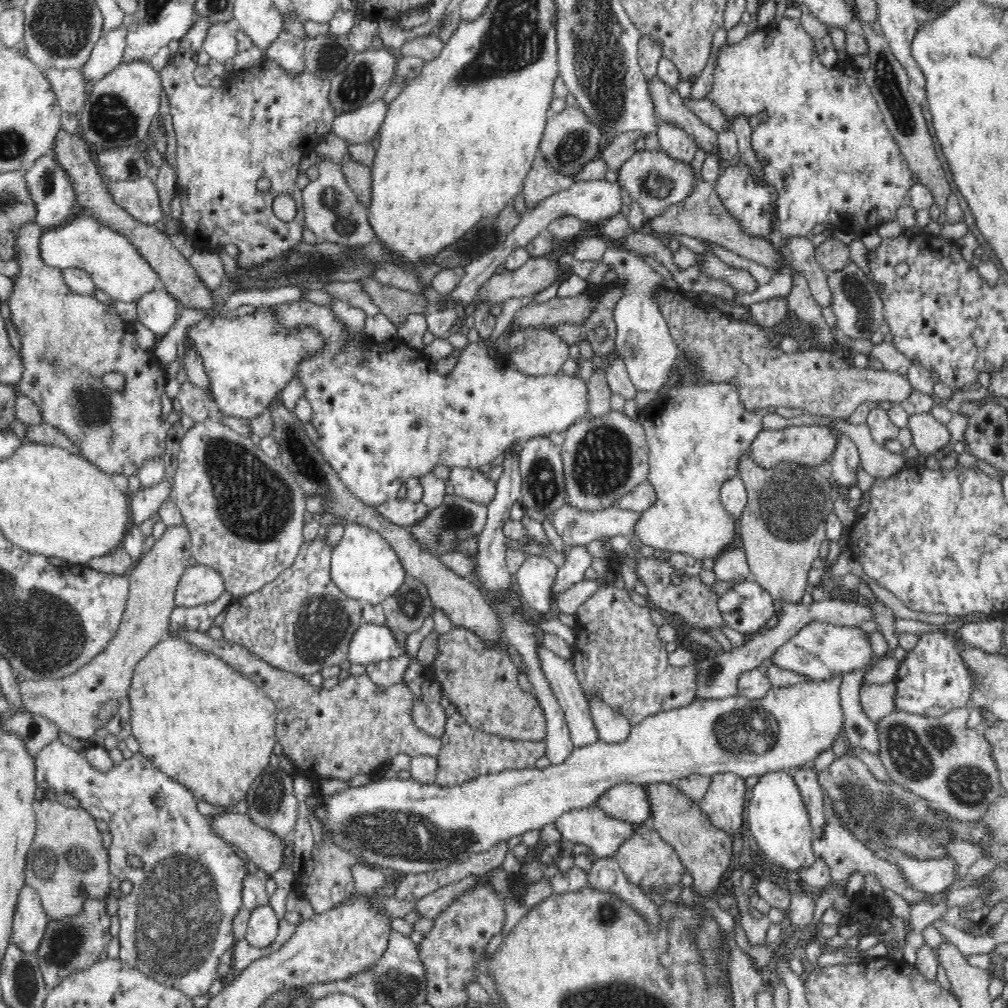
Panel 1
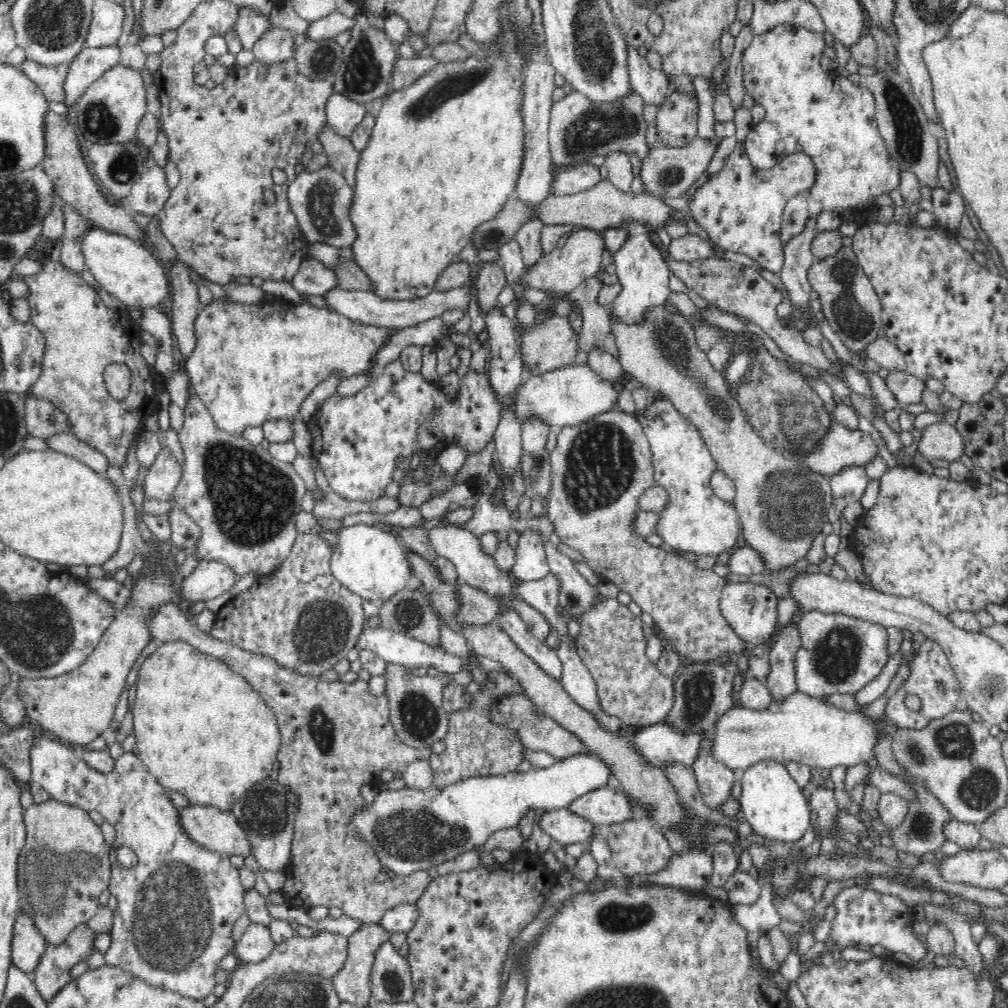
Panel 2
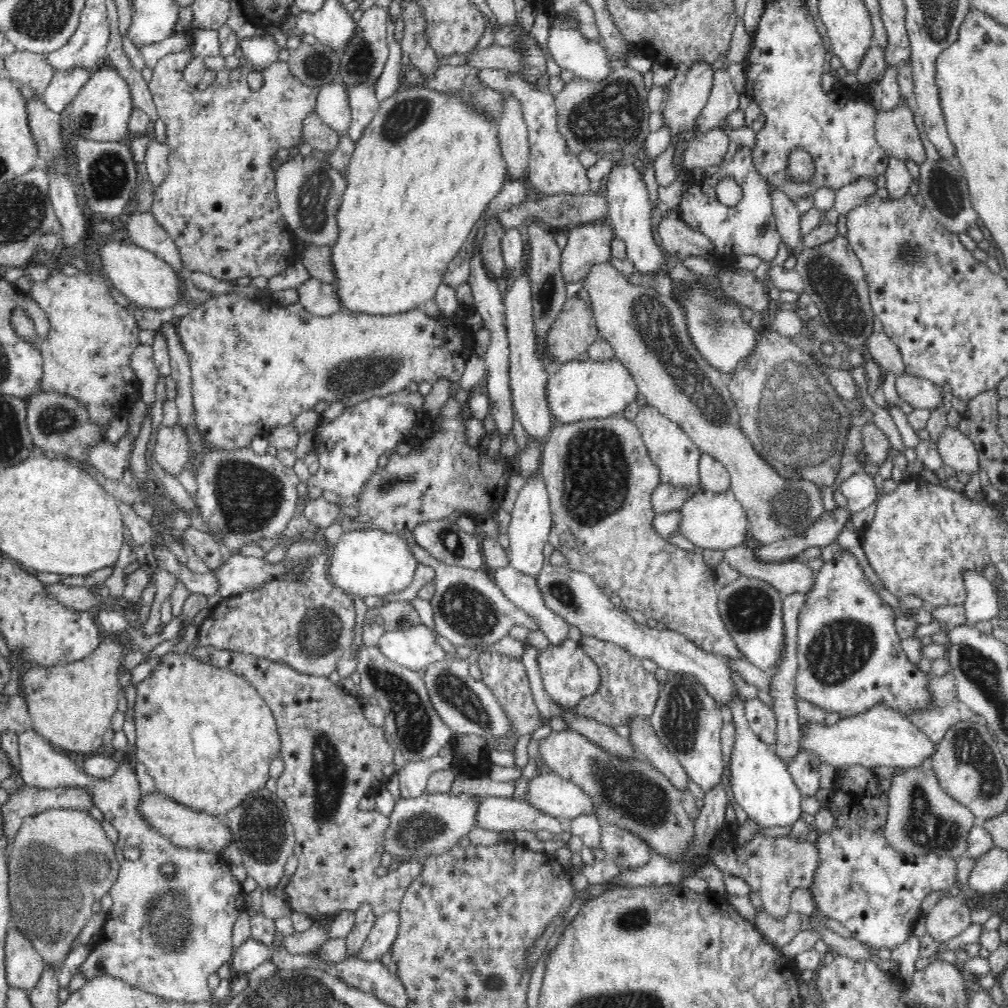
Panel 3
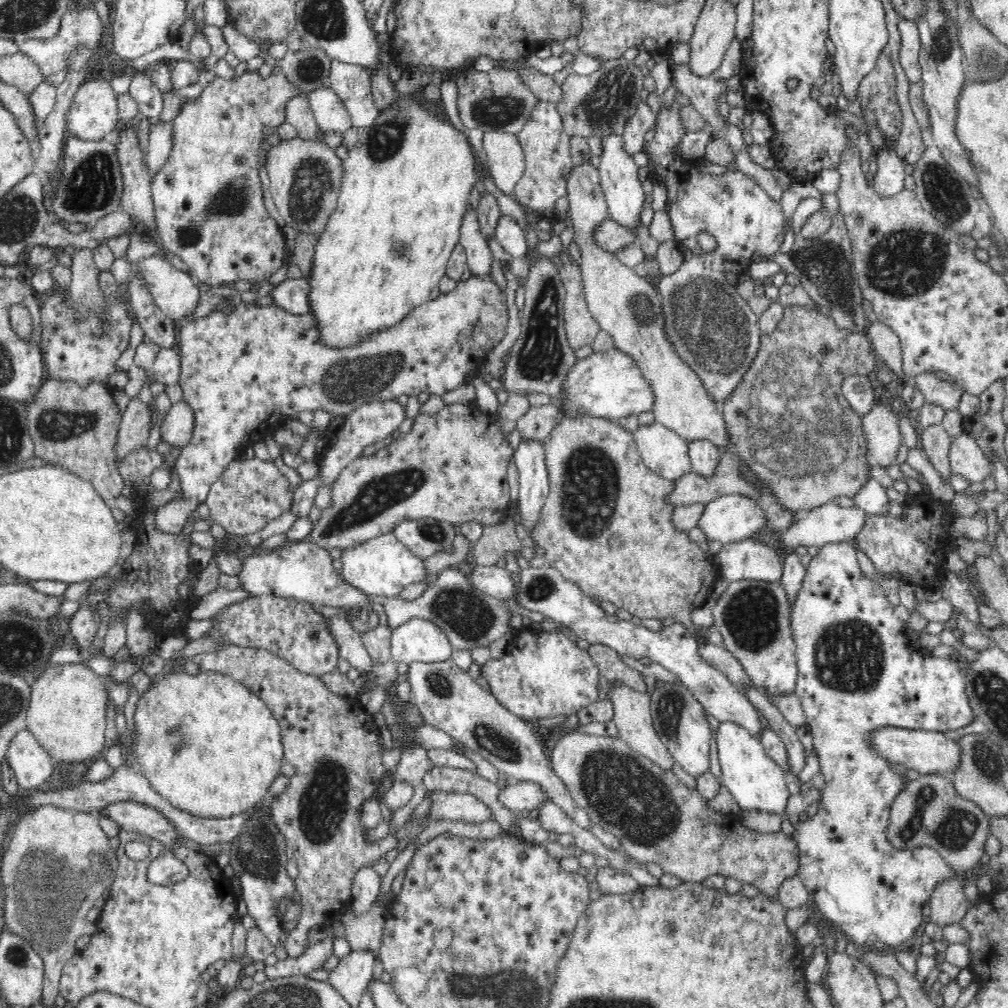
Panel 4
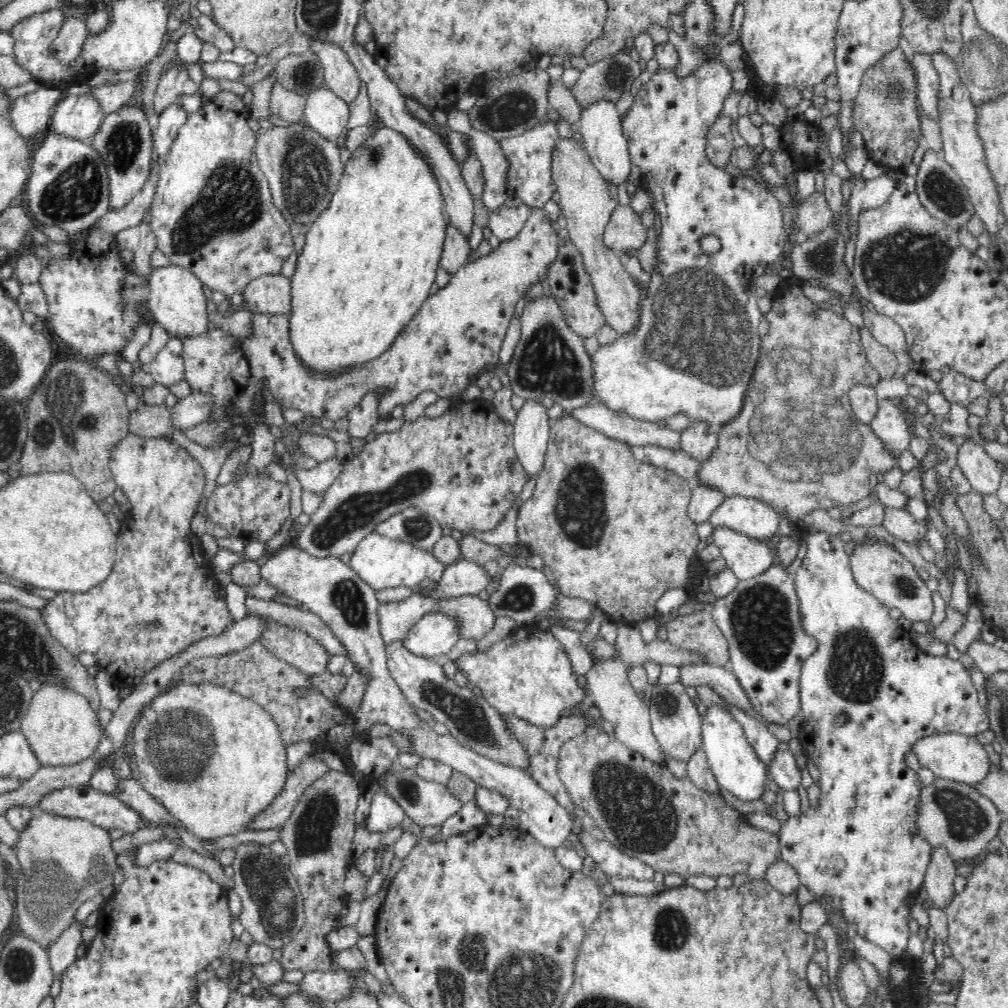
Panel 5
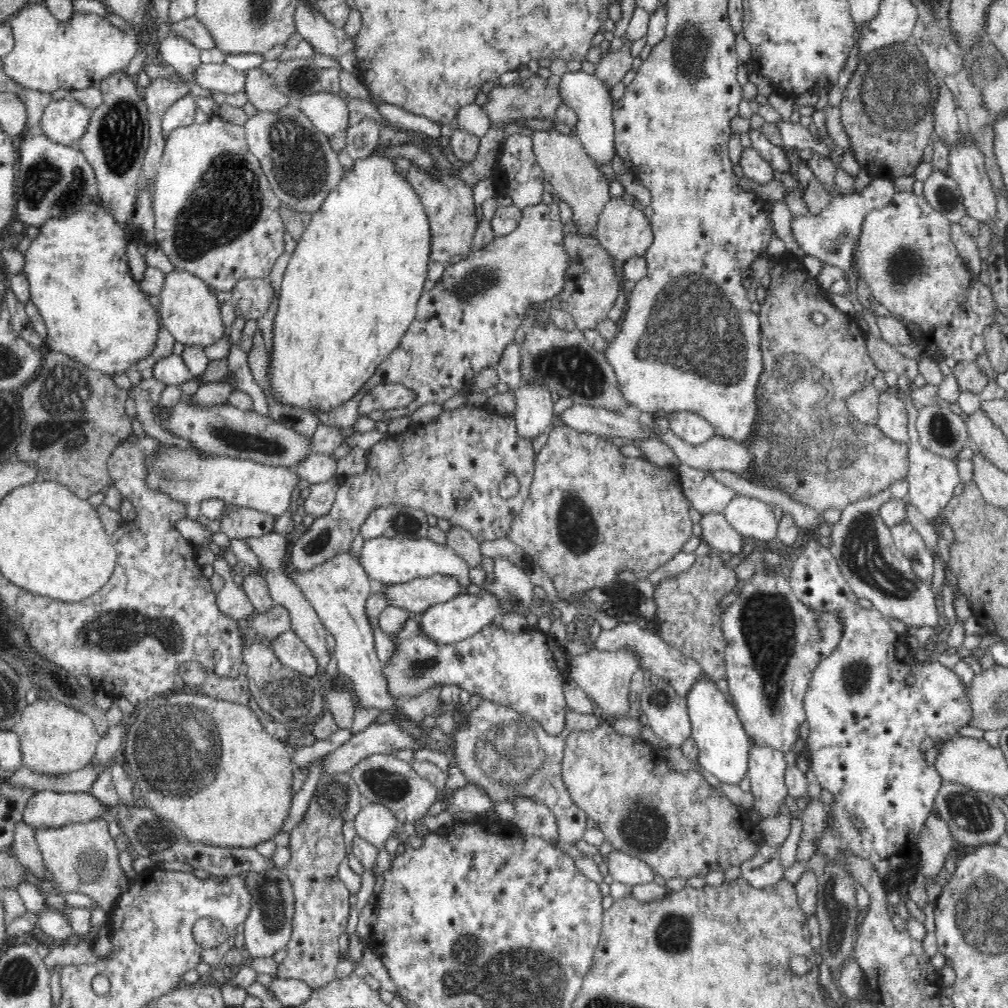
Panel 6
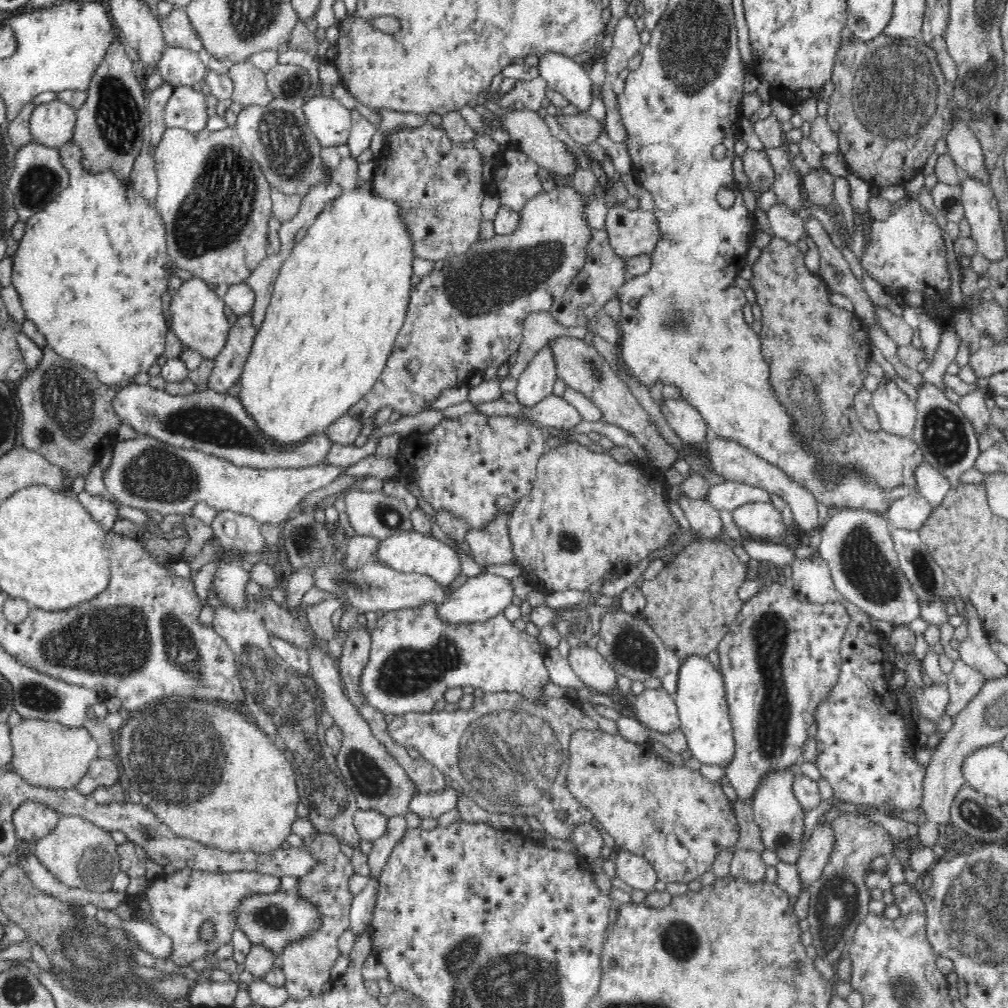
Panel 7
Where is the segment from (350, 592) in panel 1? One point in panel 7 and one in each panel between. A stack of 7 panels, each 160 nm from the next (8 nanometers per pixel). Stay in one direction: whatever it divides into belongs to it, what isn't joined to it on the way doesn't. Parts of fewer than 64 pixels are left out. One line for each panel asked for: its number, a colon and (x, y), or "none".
2: (373, 564)
3: (365, 563)
4: (382, 566)
5: (383, 563)
6: (386, 560)
7: (410, 552)

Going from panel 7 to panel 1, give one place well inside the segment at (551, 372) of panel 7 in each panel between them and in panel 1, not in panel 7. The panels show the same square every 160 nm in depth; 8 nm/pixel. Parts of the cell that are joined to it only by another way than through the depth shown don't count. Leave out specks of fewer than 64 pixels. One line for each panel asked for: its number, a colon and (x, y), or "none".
1: (534, 578)
2: (531, 563)
3: (531, 521)
4: (529, 457)
5: (532, 427)
6: (534, 415)

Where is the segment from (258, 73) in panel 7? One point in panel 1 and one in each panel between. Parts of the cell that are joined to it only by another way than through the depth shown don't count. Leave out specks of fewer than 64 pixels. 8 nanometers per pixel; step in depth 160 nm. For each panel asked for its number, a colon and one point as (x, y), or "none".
1: (359, 177)
2: (343, 158)
3: (320, 136)
4: (298, 112)
5: (288, 105)
6: (261, 90)

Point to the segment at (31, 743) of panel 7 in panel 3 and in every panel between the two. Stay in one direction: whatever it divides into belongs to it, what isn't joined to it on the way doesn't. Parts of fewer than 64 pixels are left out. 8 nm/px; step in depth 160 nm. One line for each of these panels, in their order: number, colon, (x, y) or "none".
3: (70, 705)
4: (67, 712)
5: (62, 729)
6: (55, 739)

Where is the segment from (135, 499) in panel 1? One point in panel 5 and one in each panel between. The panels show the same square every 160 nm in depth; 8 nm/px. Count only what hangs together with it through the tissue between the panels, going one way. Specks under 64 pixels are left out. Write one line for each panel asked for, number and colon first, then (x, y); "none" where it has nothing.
2: (162, 478)
3: (171, 451)
4: (178, 424)
5: (188, 412)

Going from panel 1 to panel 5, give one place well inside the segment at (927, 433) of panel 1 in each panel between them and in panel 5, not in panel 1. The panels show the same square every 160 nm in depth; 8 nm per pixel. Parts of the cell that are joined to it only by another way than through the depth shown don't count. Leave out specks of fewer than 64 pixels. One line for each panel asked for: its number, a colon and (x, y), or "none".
2: (941, 440)
3: (957, 451)
4: (966, 458)
5: (978, 467)

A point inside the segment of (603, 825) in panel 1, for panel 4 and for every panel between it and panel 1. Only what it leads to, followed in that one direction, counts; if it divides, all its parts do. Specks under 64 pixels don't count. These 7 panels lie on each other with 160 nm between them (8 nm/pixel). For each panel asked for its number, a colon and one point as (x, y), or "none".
2: (566, 827)
3: (497, 813)
4: (456, 805)

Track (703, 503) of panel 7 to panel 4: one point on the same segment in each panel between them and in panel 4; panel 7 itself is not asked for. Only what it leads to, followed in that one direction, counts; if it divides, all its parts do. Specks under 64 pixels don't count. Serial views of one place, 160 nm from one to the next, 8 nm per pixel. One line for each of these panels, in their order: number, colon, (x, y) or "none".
4: (746, 559)
5: (747, 557)
6: (720, 535)

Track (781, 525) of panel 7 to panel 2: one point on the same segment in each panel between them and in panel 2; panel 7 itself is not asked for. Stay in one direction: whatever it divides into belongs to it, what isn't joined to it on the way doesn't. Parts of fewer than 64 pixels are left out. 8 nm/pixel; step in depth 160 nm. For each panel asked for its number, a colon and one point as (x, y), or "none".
2: (696, 520)
3: (712, 520)
4: (729, 518)
5: (757, 519)
6: (753, 518)

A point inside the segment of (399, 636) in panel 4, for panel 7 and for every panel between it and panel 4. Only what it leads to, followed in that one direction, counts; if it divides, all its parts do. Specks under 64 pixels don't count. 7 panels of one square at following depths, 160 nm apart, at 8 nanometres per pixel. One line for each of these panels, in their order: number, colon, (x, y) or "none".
5: (437, 632)
6: (459, 618)
7: (481, 597)

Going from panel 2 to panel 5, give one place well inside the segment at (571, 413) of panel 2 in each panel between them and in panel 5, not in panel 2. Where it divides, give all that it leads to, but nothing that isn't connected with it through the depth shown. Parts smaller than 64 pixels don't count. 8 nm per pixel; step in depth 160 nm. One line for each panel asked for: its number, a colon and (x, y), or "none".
3: (577, 390)
4: (610, 384)
5: (693, 351)

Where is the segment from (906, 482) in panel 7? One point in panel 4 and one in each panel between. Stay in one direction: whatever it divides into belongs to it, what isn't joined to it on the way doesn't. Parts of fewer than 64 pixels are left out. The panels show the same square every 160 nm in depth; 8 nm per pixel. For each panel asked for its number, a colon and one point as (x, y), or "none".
4: (788, 423)
5: (795, 444)
6: (812, 444)

